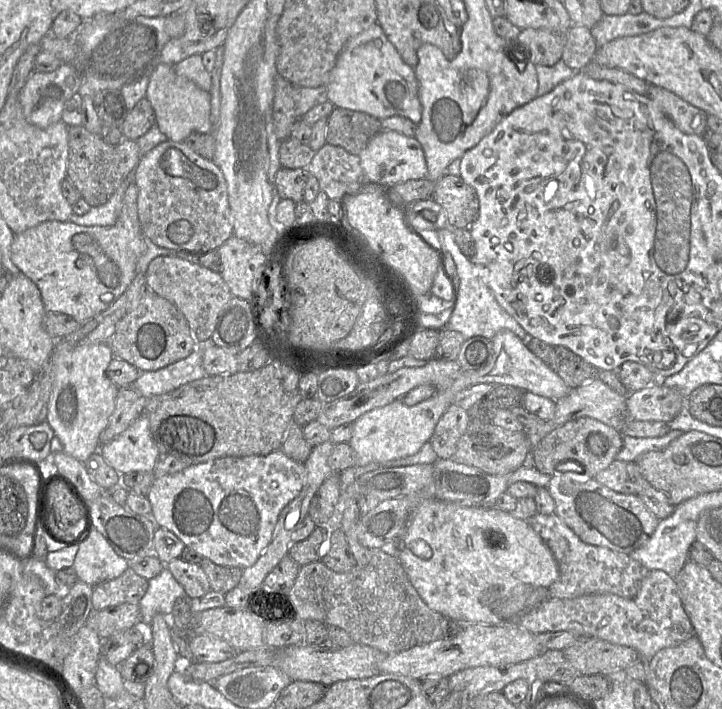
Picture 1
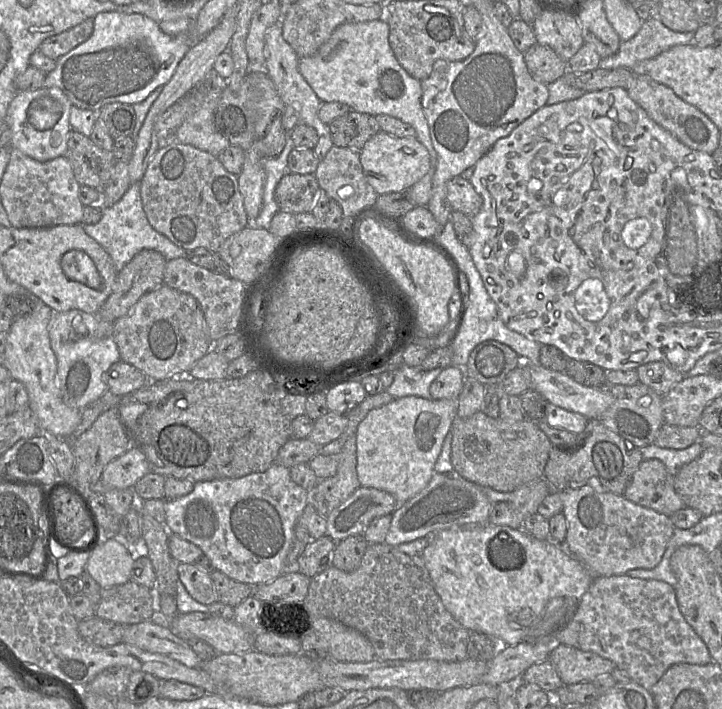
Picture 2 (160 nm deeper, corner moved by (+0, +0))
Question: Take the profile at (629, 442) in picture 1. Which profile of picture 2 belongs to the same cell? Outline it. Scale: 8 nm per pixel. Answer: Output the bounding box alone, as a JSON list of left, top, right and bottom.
[640,442,706,476]

